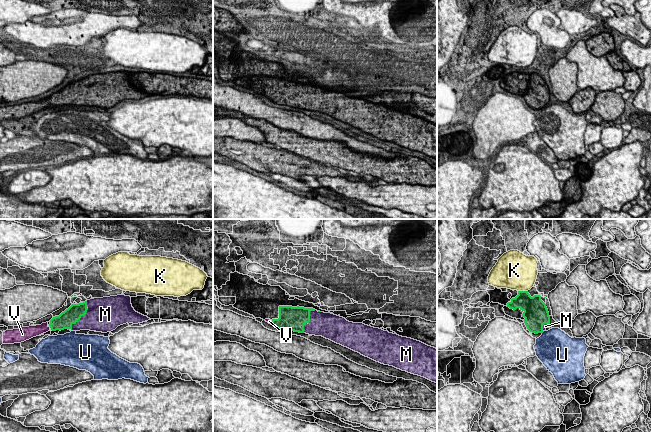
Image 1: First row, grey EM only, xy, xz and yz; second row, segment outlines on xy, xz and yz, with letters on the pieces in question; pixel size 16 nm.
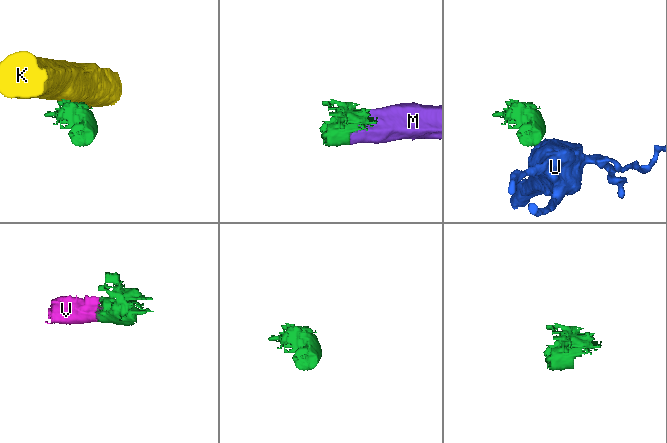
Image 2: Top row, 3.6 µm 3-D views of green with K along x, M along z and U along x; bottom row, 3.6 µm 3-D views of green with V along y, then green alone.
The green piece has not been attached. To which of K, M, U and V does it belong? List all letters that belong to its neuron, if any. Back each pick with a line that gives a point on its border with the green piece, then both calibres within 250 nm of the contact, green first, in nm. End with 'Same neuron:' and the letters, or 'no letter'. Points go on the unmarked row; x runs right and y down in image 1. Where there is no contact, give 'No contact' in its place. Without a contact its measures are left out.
M: Touches green at xy (82, 91). Thickness 260 nm (green) against 420 nm
V: Touches green at xz (272, 98). Thickness 300 nm (green) against 70 nm
Same neuron: M, V

